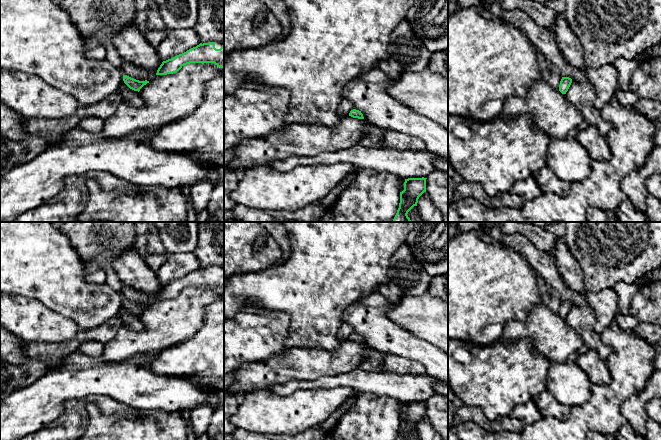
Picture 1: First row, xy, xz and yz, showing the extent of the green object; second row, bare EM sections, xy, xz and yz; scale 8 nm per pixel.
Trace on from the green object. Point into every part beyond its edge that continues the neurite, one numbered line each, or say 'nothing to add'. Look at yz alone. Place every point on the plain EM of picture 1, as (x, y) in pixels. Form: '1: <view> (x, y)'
nothing to add

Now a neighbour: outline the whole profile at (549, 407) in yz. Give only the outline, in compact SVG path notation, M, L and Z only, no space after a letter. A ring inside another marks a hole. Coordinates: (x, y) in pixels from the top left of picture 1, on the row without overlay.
M547 390L539 393L533 400L543 418L555 418L560 421L568 420L570 408L560 404Z

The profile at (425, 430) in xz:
M426 416L419 421L417 431L421 440L442 440L441 436L434 431Z

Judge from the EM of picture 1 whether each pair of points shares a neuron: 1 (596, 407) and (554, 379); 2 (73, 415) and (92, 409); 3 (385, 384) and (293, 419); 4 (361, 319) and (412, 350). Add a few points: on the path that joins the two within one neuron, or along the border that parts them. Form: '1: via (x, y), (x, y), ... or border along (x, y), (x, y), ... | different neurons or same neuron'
1: border along (592, 384), (590, 398), (585, 403), (570, 408) | different neurons
2: border along (85, 406), (88, 414) | different neurons
3: border along (330, 387), (348, 386), (353, 391) | different neurons
4: via (372, 325), (383, 335), (399, 341) | same neuron

